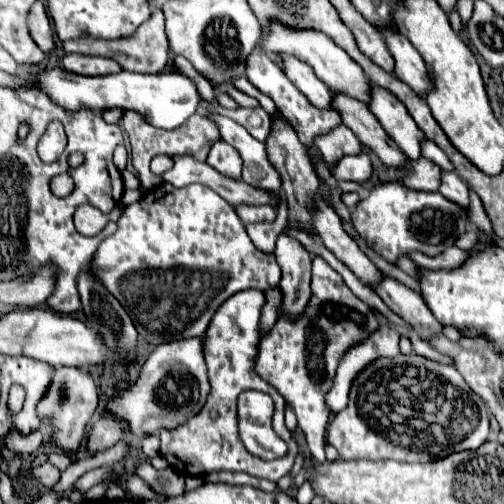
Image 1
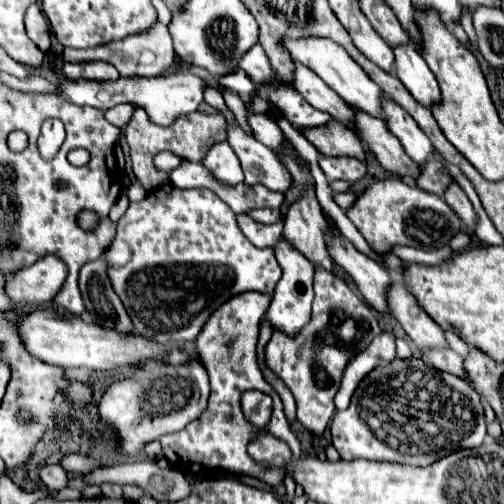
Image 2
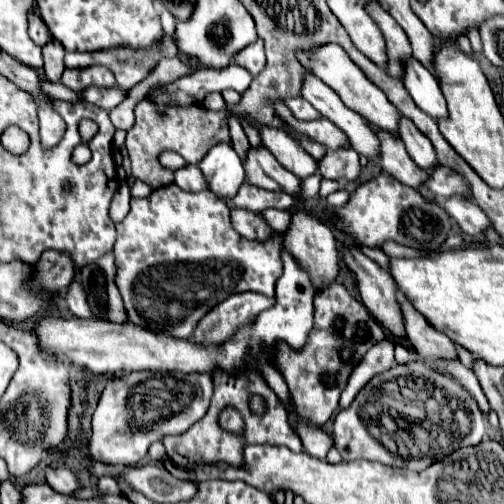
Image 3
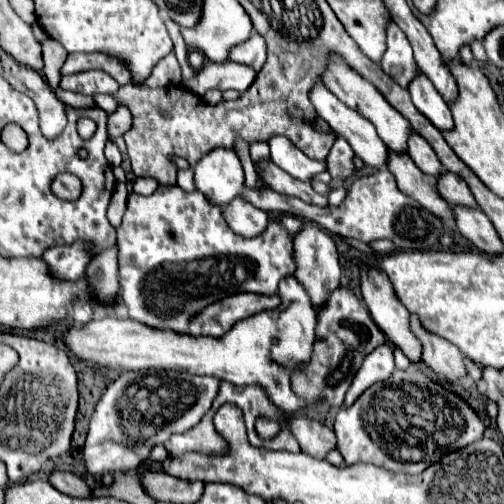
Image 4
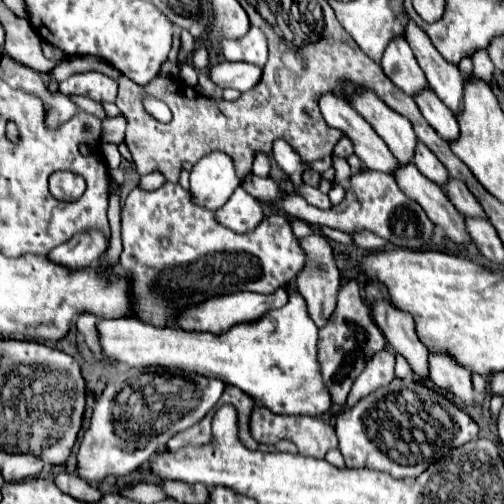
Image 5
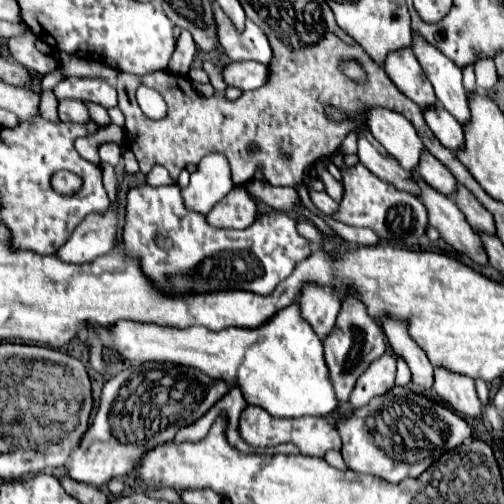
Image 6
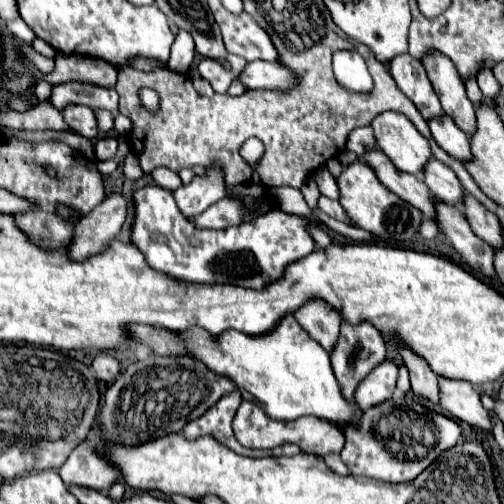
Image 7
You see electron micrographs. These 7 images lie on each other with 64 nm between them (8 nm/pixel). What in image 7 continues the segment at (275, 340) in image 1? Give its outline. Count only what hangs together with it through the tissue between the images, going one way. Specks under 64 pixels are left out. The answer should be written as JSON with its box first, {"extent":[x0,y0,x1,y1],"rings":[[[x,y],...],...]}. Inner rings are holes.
{"extent":[330,322,386,400],"rings":[[[362,322],[358,326],[342,324],[340,340],[338,340],[330,360],[332,360],[332,368],[334,368],[334,374],[338,378],[344,398],[354,400],[354,392],[356,392],[358,384],[372,372],[372,368],[376,368],[376,364],[382,364],[386,360],[386,342],[384,342],[382,334],[368,322]]]}

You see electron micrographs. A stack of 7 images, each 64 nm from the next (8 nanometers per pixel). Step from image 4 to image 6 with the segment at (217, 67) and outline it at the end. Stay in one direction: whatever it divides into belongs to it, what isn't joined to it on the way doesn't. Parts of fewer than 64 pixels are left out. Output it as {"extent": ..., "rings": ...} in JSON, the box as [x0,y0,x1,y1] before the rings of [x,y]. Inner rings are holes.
{"extent":[224,62,268,90],"rings":[[[232,62],[224,68],[224,80],[228,86],[254,90],[268,82],[268,66],[260,62]]]}

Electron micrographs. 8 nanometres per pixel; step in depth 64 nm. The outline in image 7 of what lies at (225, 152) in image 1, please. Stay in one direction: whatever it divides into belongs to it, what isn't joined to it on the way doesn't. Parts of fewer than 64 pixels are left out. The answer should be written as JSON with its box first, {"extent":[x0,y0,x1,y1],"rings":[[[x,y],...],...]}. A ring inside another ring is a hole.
{"extent":[172,168,226,218],"rings":[[[208,168],[206,178],[196,176],[190,184],[180,186],[176,192],[172,192],[180,212],[186,218],[192,218],[204,212],[216,200],[222,200],[226,196],[226,184],[222,176],[224,174],[220,168]]]}

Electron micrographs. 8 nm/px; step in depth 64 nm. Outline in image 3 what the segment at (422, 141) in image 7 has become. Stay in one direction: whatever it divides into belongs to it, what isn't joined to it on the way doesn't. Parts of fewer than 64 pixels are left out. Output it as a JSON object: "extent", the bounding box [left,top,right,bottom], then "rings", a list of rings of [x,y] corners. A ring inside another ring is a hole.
{"extent":[298,44,400,138],"rings":[[[324,44],[320,48],[316,48],[316,52],[298,52],[298,60],[312,72],[316,74],[324,84],[328,84],[338,96],[340,100],[354,112],[358,112],[360,116],[364,116],[366,120],[370,120],[376,128],[392,134],[398,138],[398,124],[400,124],[400,112],[388,102],[388,98],[384,96],[384,92],[380,92],[380,88],[376,88],[376,84],[372,84],[364,72],[360,68],[356,68],[356,64],[352,64],[352,60],[346,56],[346,52],[336,46],[336,44]]]}

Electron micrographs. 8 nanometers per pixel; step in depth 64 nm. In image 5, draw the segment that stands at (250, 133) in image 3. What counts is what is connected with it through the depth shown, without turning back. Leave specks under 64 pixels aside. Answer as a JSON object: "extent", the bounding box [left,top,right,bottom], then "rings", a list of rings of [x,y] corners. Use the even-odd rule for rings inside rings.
{"extent":[252,153,270,177],"rings":[[[258,153],[255,156],[252,172],[261,177],[267,177],[270,173],[269,157],[264,153]]]}

